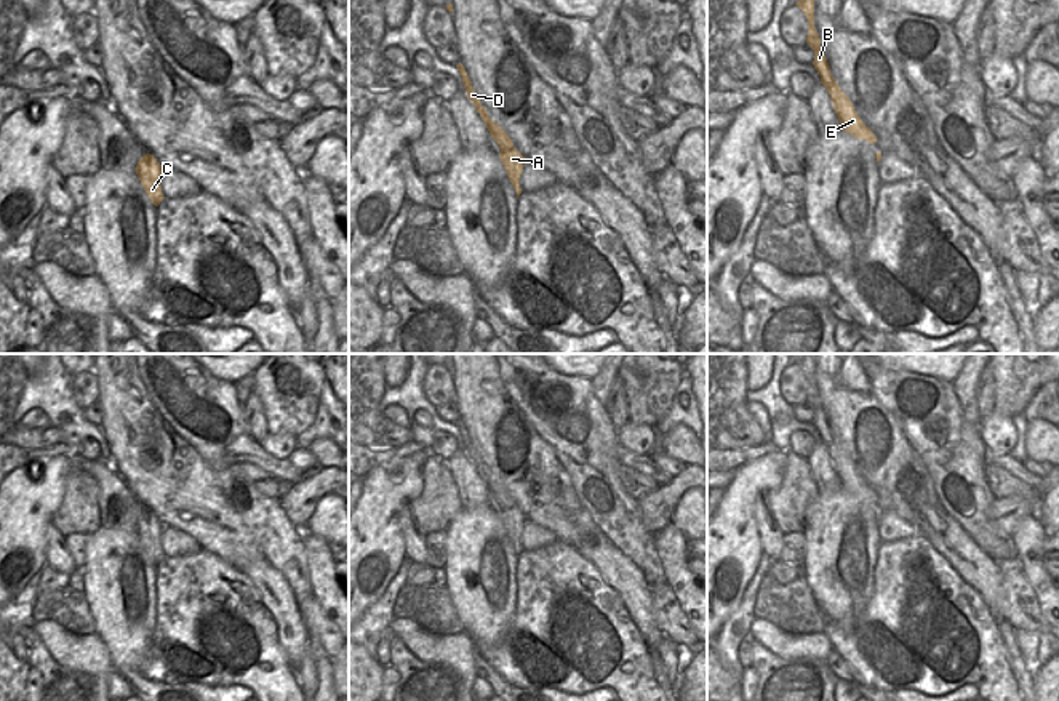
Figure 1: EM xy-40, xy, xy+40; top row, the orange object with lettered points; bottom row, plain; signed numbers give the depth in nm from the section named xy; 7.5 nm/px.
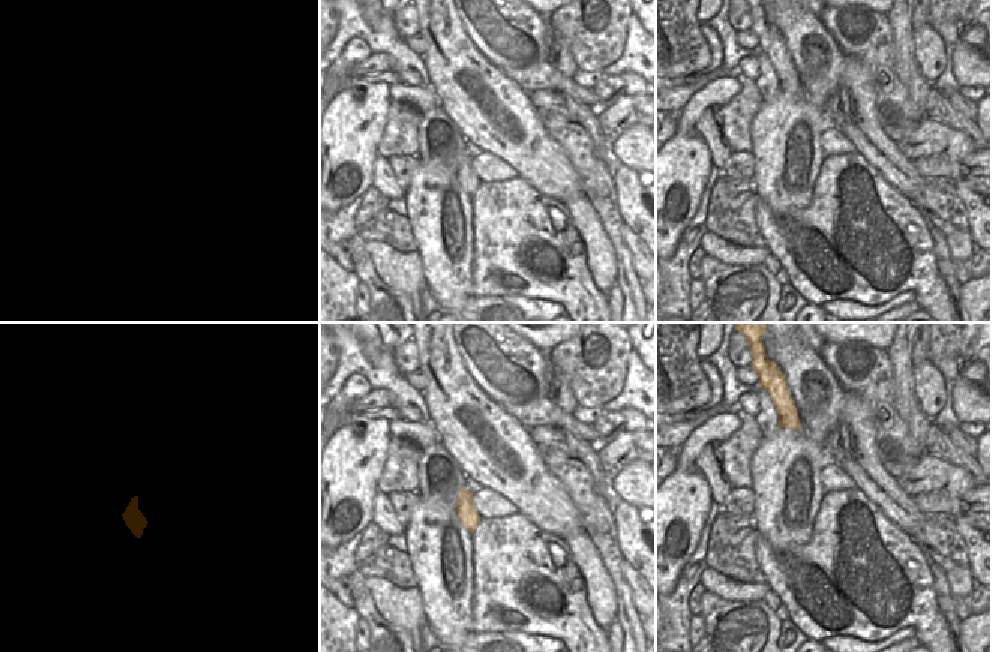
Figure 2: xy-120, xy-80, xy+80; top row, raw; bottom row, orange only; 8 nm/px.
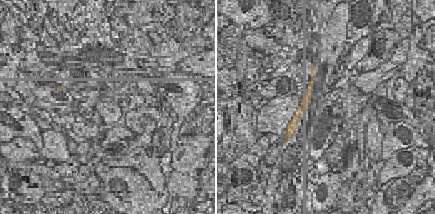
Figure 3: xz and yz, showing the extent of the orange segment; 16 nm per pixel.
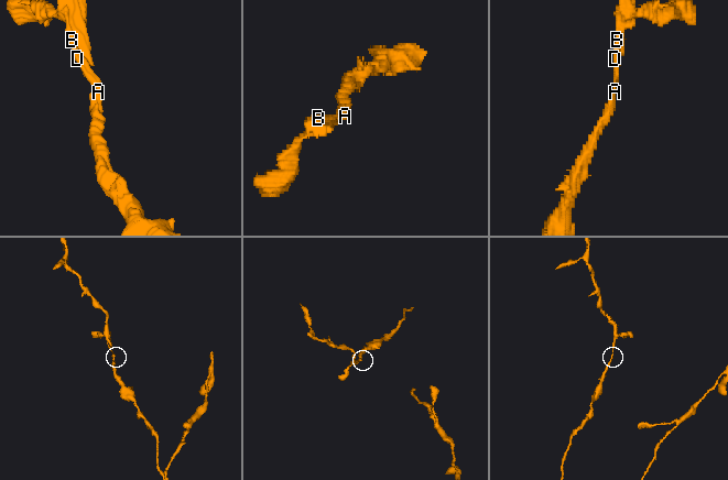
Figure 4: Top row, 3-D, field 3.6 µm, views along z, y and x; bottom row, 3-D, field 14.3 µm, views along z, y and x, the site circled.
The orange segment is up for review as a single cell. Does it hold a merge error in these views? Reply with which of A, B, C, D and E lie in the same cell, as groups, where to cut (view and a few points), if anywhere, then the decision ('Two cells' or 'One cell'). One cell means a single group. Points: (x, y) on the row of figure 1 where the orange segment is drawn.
Groups: A B C D E. No split. One cell

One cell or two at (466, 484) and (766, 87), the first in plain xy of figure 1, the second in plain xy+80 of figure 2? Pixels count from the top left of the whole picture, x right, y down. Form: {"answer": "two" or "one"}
{"answer": "one"}

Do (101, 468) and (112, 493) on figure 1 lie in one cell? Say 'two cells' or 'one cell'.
one cell

